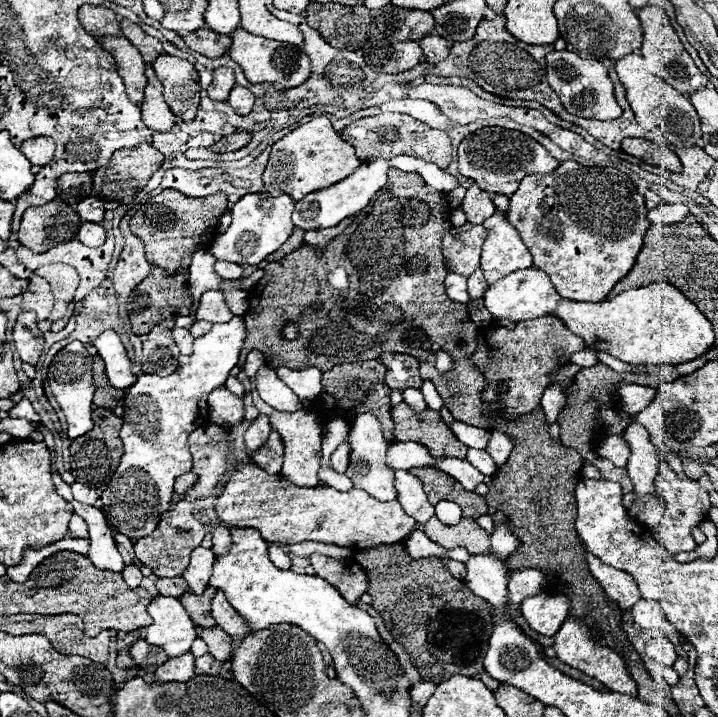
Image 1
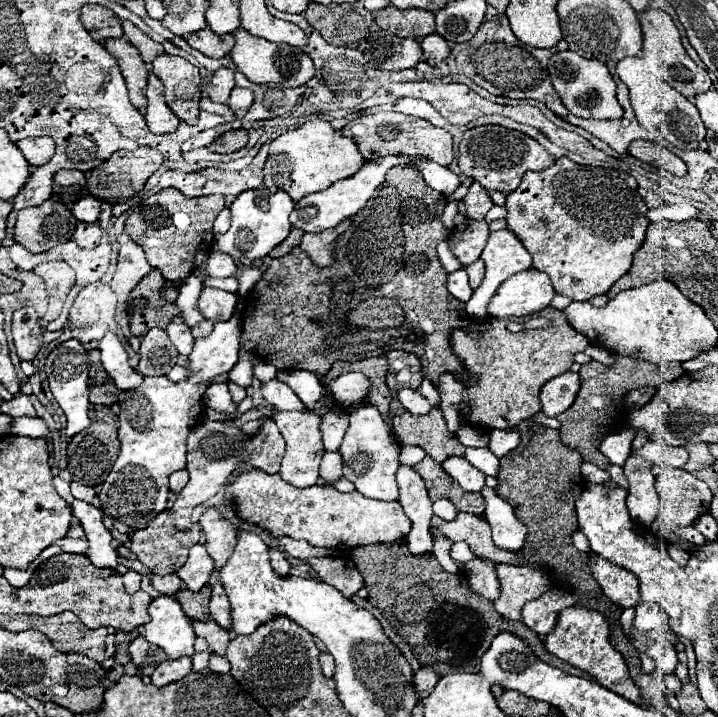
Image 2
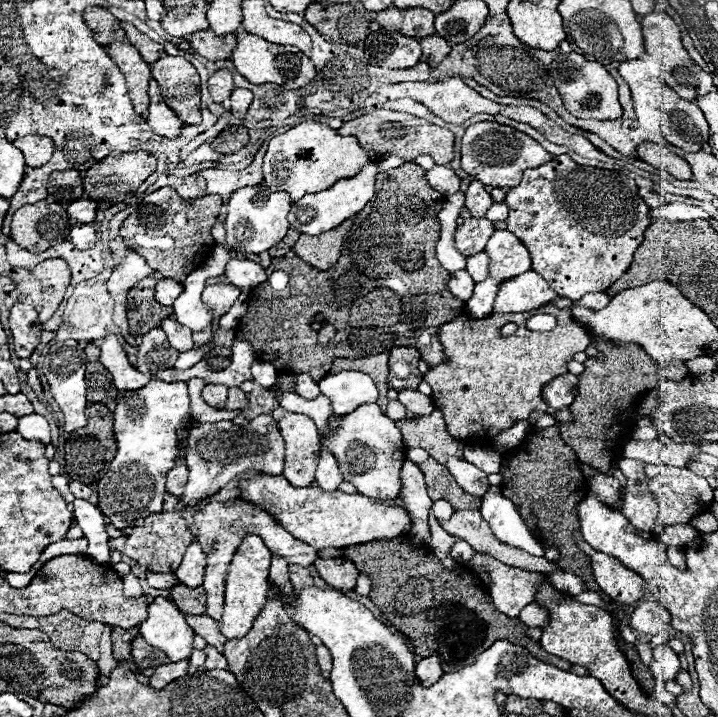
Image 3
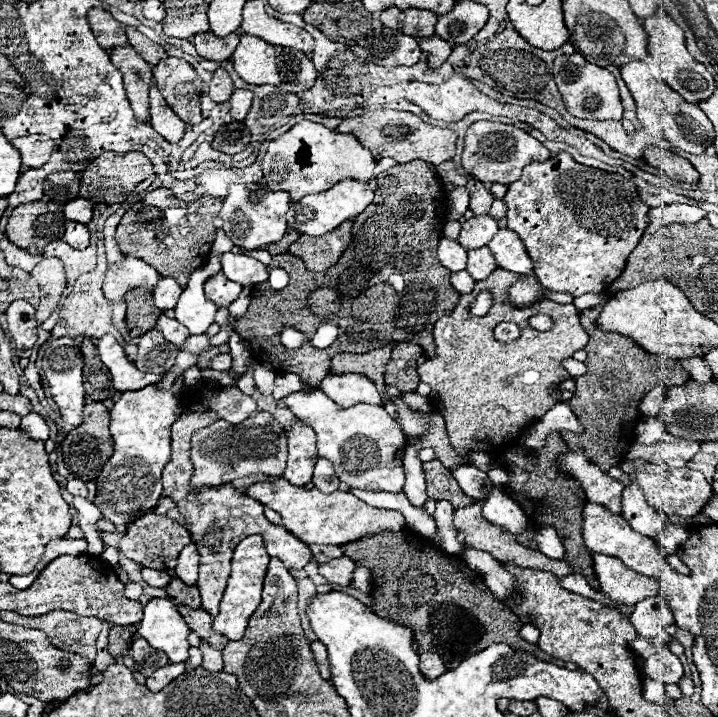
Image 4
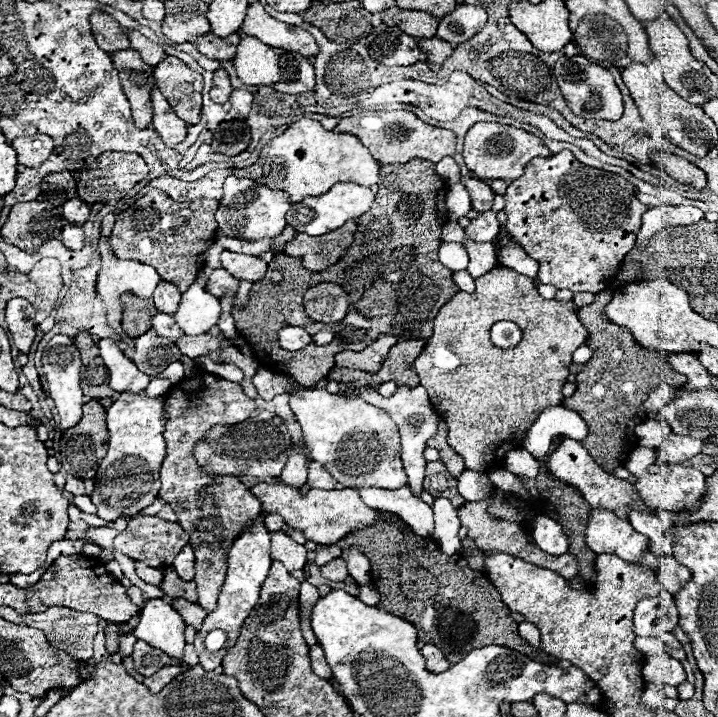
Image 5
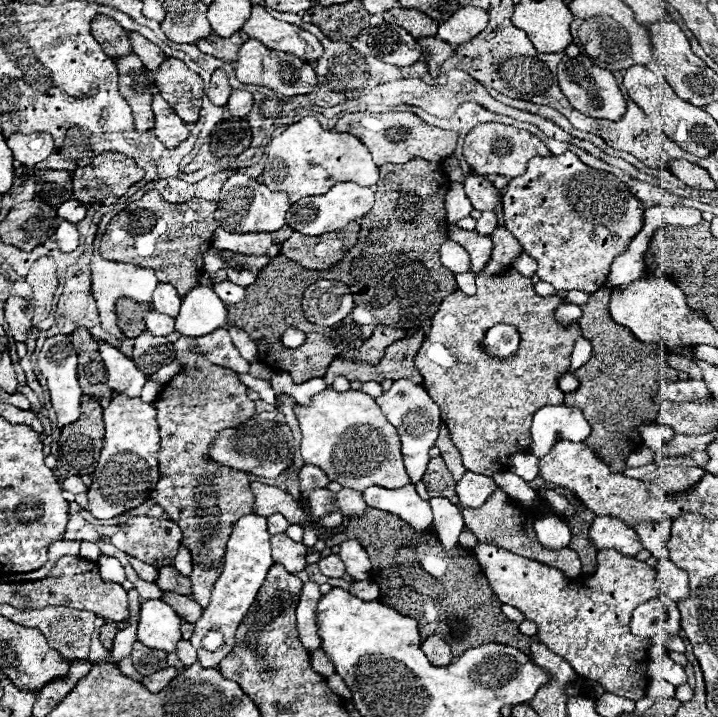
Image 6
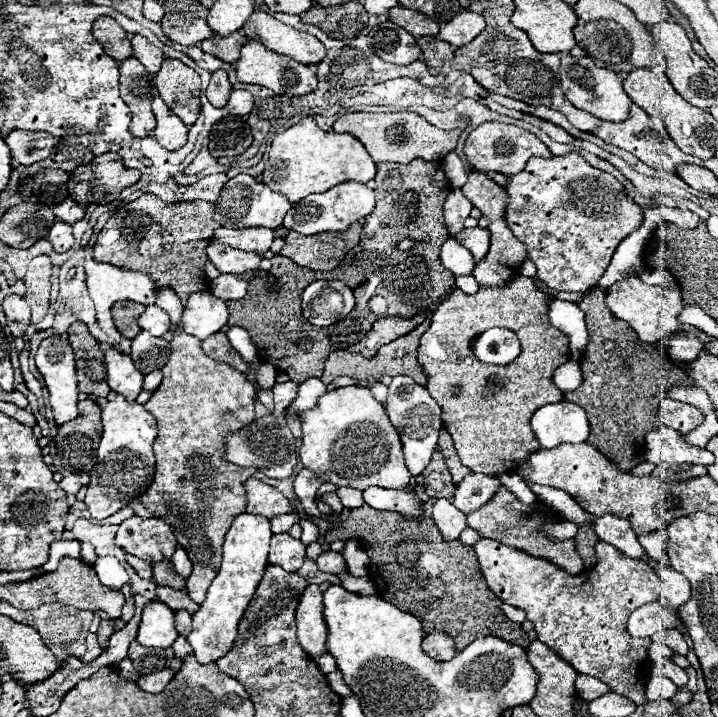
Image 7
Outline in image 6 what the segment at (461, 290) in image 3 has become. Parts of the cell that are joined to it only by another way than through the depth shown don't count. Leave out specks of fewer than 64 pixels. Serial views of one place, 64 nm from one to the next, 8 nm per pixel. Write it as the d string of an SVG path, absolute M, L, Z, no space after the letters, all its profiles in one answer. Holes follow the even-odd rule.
M472 272L456 274L456 282L458 282L458 290L466 292L468 296L472 296L476 292L476 284L474 284L474 274Z

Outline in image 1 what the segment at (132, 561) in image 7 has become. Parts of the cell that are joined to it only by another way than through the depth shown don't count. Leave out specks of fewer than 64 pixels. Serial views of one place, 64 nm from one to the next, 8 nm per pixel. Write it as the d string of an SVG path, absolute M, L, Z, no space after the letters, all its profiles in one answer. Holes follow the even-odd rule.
M176 576L176 578L158 578L156 588L162 596L174 596L174 598L180 598L184 592L190 590L186 580L180 578L180 576Z

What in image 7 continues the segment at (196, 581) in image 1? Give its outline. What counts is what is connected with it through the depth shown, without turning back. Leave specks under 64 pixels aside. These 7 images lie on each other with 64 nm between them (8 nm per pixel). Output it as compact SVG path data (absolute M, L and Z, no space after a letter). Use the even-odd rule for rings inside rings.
M176 548L176 552L174 552L174 556L172 556L172 564L174 564L174 570L180 574L180 576L184 576L184 578L188 578L190 576L190 572L192 572L192 562L190 562L190 558L188 558L188 554L184 552L184 548Z

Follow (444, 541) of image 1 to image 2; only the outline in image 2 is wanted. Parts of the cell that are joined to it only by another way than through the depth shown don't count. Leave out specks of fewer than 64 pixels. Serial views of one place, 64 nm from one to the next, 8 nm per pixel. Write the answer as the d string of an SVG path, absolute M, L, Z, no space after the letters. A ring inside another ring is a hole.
M460 512L456 520L452 522L444 522L438 516L432 516L430 528L432 532L434 530L440 532L450 542L466 542L478 558L486 558L492 562L504 562L504 564L518 564L520 560L518 552L504 552L494 546L492 536L490 536L490 526L476 514Z

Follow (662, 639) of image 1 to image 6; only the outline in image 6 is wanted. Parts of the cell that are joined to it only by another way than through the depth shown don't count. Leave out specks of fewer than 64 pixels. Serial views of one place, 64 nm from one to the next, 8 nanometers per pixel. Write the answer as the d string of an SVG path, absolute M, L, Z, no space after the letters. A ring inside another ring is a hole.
M664 656L664 658L658 660L658 662L656 662L656 660L650 660L648 670L654 672L656 676L668 680L668 682L674 684L674 686L680 686L680 684L684 684L684 682L688 680L686 674L684 674L684 668L682 668L680 664L676 664L674 660L670 660L668 656Z

